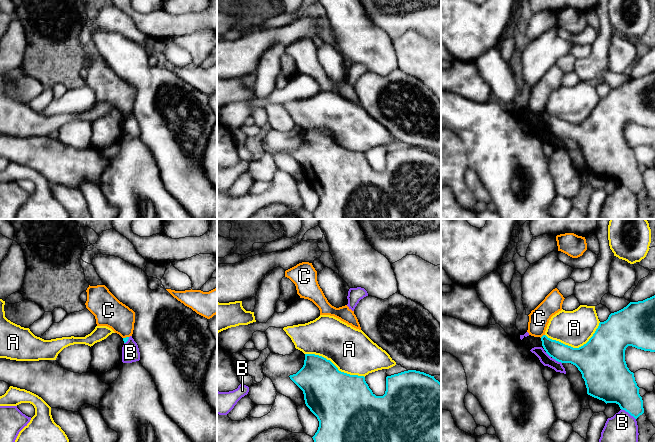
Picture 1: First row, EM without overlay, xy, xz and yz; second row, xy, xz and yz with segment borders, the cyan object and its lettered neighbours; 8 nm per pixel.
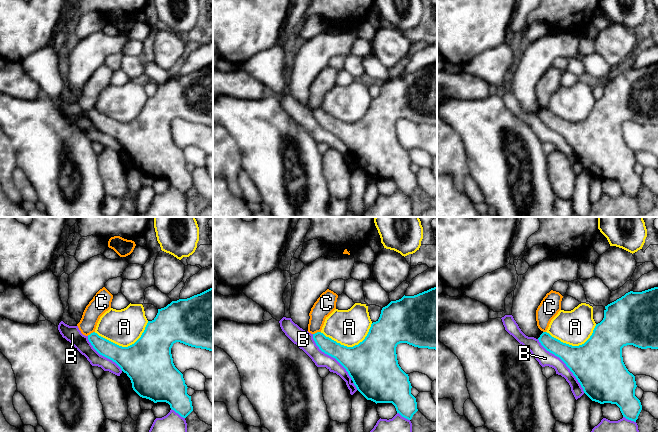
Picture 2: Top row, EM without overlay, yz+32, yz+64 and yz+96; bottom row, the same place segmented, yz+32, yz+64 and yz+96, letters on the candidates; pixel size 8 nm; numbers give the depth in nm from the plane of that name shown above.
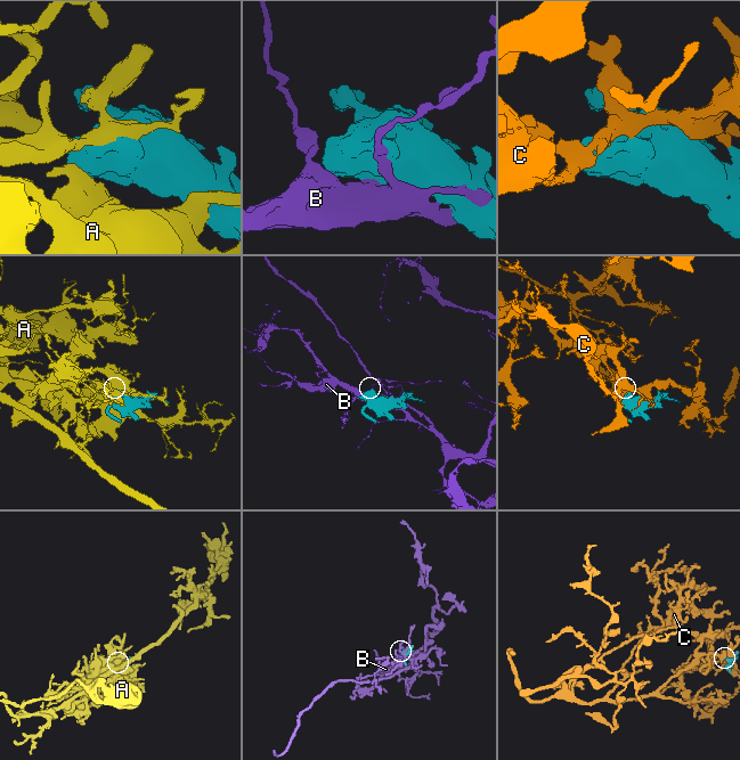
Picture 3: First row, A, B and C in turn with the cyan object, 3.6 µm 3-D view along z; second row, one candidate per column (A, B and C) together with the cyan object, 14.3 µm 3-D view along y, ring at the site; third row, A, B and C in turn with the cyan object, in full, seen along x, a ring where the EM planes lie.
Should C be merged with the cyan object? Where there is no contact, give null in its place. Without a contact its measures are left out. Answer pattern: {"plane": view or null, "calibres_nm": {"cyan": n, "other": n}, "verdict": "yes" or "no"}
{"plane": "yz", "calibres_nm": {"cyan": 150, "other": 160}, "verdict": "no"}

